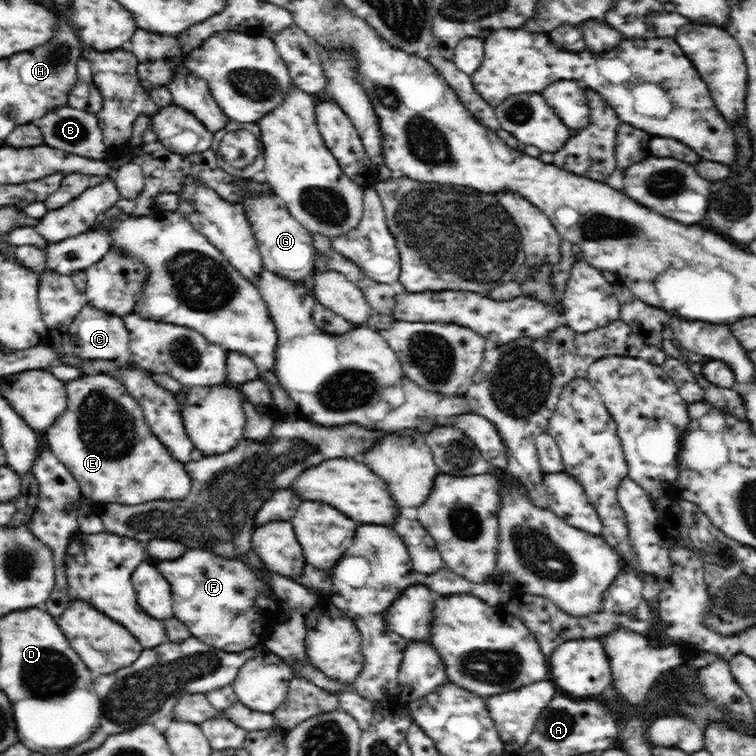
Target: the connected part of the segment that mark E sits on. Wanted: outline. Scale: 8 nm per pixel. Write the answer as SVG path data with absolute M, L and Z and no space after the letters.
M84 374L67 382L68 408L50 429L46 430L46 440L54 456L66 465L80 484L86 499L100 502L118 502L128 506L152 500L180 500L191 491L191 482L186 464L175 459L150 430L144 411L126 387L108 374Z

